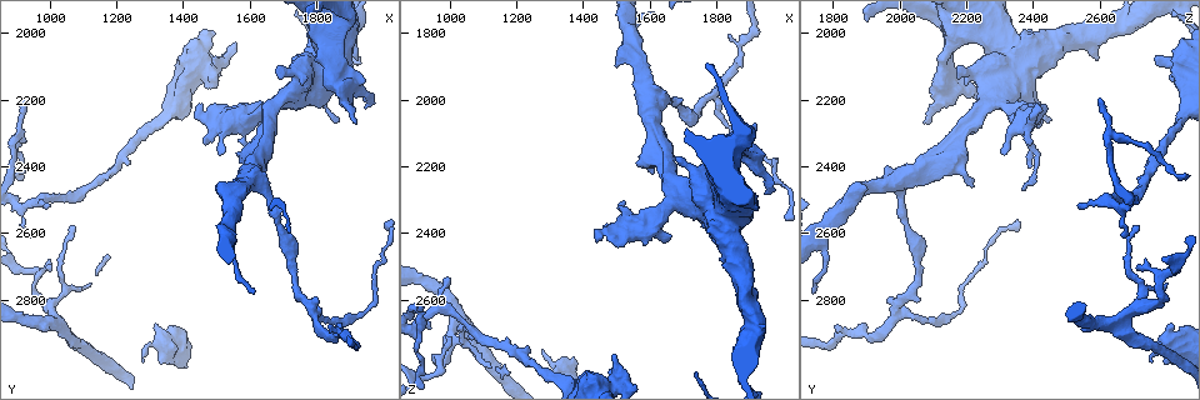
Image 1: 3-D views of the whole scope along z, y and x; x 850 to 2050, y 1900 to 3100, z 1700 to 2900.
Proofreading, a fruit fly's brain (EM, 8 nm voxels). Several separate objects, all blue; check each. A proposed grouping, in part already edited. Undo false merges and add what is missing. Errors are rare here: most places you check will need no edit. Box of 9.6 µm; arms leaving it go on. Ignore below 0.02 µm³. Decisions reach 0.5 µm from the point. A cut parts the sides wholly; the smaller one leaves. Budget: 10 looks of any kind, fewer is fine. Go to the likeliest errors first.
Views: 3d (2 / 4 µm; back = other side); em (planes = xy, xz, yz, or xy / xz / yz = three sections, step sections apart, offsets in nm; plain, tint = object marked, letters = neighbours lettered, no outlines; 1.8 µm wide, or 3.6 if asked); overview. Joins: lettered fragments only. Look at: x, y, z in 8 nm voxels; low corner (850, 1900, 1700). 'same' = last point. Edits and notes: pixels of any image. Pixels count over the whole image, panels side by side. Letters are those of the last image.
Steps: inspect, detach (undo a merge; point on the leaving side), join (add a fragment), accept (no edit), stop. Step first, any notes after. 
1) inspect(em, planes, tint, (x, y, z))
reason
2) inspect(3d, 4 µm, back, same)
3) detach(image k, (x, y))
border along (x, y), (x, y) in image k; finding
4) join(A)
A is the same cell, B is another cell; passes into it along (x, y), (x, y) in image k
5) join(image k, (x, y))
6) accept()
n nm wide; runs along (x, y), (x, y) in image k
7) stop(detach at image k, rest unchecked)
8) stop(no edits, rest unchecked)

inspect(3d, 4 µm, (1280, 2990, 2750))
free end

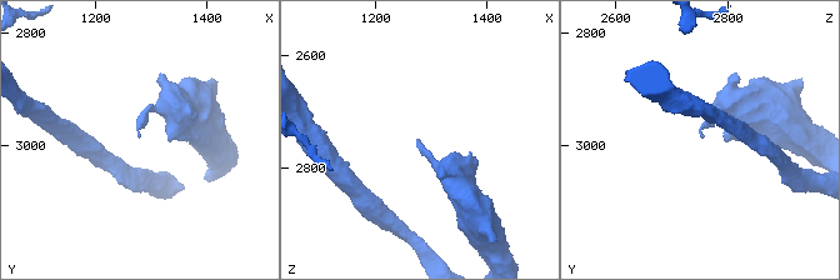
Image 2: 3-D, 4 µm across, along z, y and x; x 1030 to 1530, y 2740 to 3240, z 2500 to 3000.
inspect(em, yz, step 16, plain, (1280, 2980, 2755))

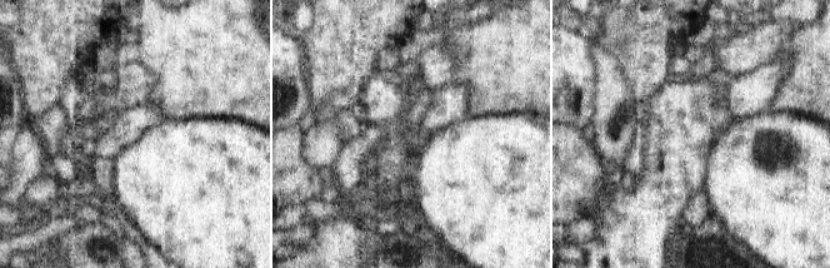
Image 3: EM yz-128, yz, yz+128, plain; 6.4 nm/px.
inspect(em, yz, step 16, letters, same)

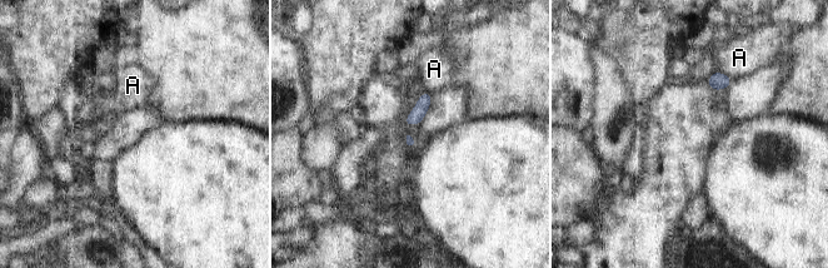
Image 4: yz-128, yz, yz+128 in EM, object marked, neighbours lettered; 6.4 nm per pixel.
accept()
A is another cell; border along (718, 70), (732, 80) in image 4; no lettered fragment goes on from it

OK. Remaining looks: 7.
inspect(em, planes, letters, (1930, 2070, 2590))
free end

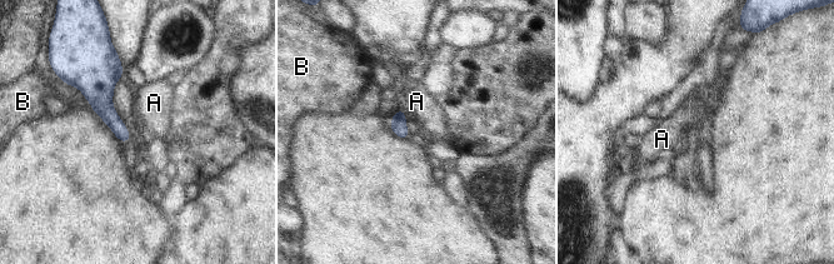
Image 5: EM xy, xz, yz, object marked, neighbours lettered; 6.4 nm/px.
accept()
A and B are other cells; border along (400, 108), (406, 115) in image 5; none of them fits

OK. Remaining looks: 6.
inspect(3d, 2 µm, (1940, 2230, 2280))
free end

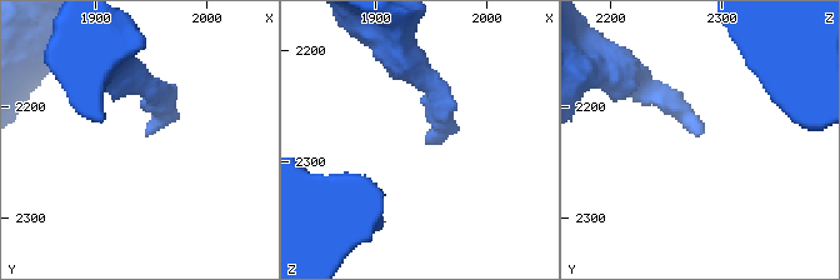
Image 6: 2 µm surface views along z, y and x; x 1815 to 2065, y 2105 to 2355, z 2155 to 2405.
inspect(em, 3.6 µm, planes, letters, (1946, 2224, 2282))
now the EM

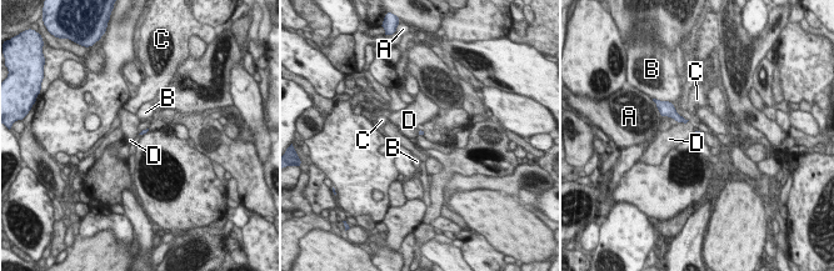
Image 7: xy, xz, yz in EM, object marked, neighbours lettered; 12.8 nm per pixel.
accept()
A, B, C and D are other cells; border along (689, 120), (678, 124) in image 7; none of them fits

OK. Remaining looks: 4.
inspect(em, yz, step 4, tint, (1800, 2830, 2000))
side arm on a straight run

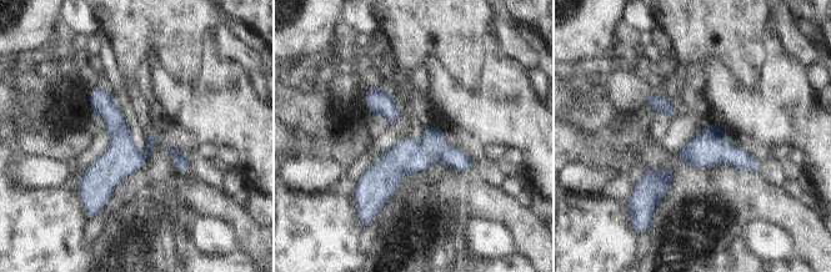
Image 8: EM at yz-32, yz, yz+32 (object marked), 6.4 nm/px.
inspect(em, planes, letters, same)

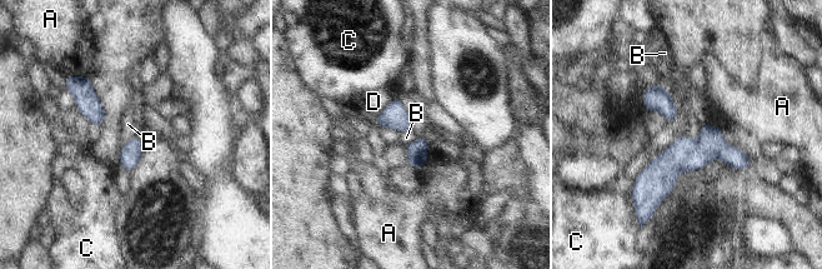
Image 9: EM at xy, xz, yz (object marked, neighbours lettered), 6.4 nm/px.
accept()
A, B, C and D are other cells; runs along (748, 163), (690, 154), (652, 198) in image 9; all the same neuron

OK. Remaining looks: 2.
stop(no edits, rest unchecked)

